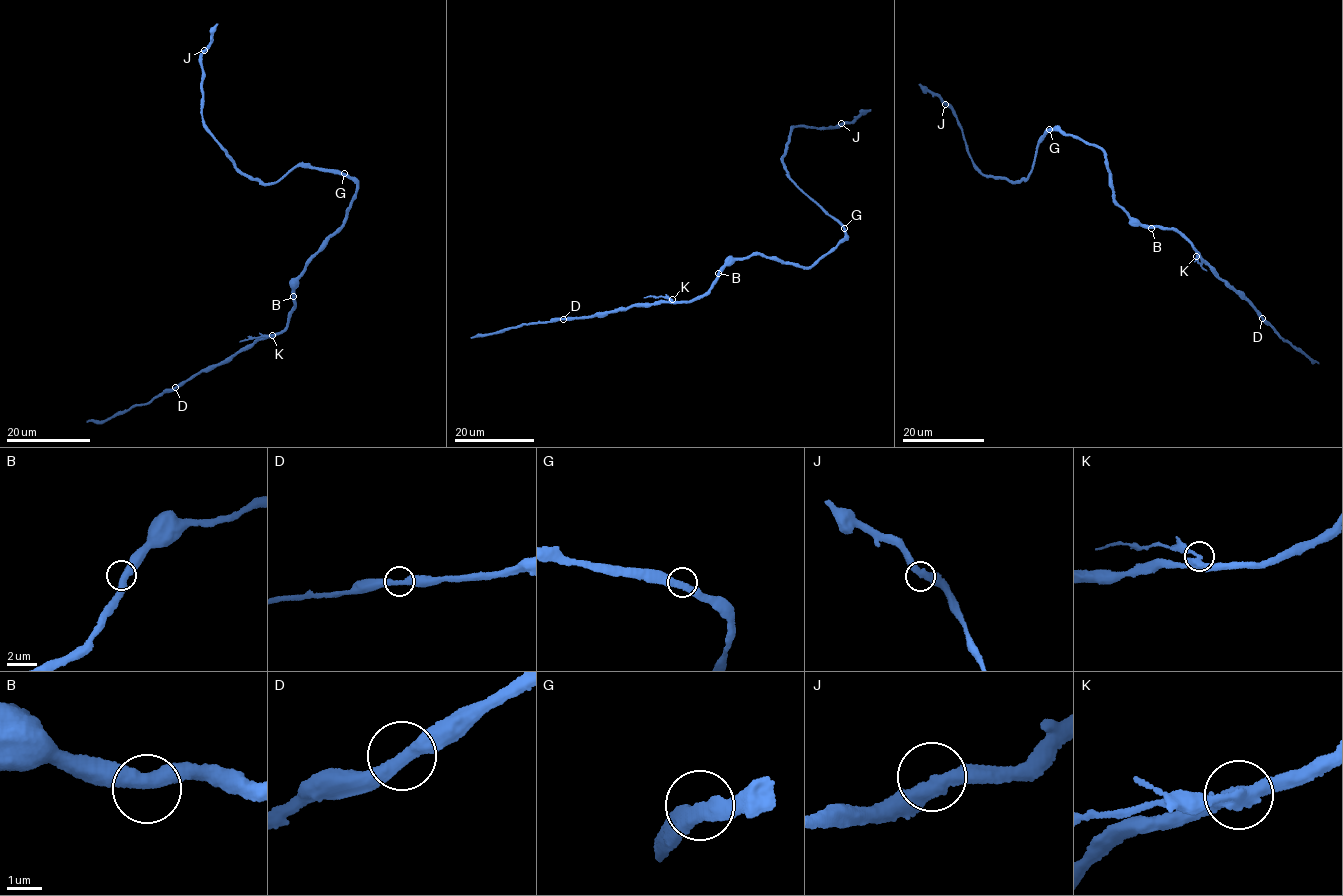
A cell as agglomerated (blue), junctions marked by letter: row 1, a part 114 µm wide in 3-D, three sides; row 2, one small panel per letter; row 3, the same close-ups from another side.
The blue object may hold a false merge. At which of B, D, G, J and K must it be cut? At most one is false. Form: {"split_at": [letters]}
{"split_at": ["K"]}

